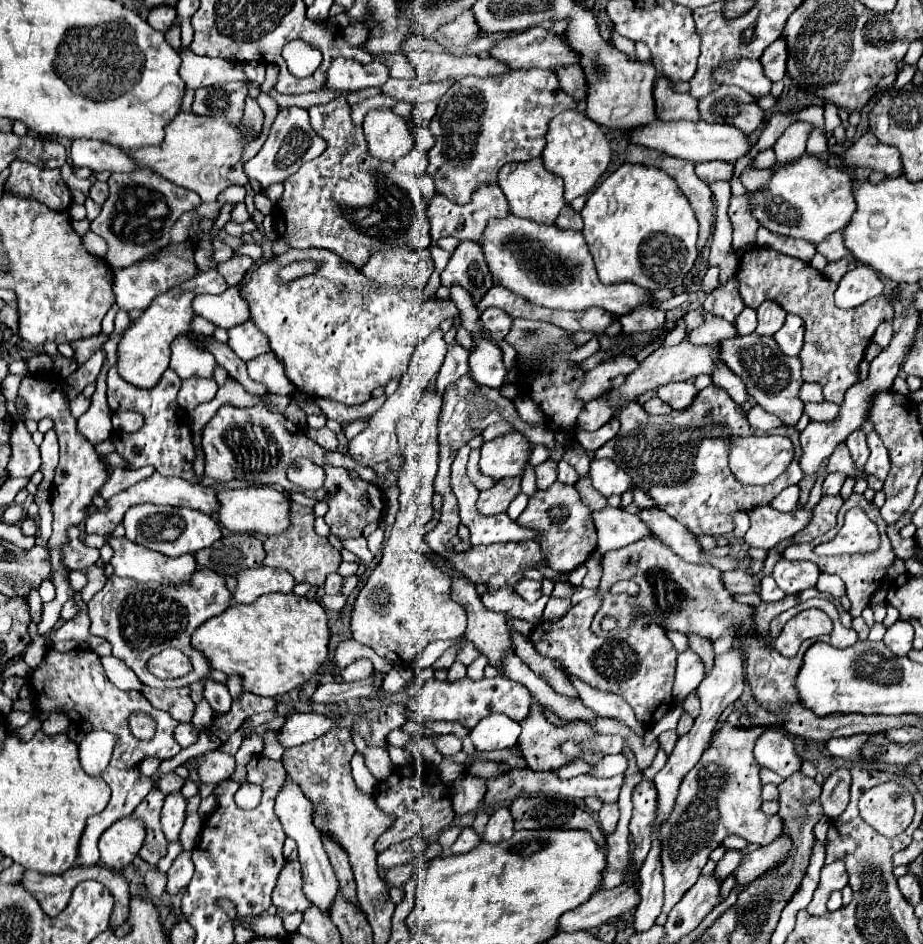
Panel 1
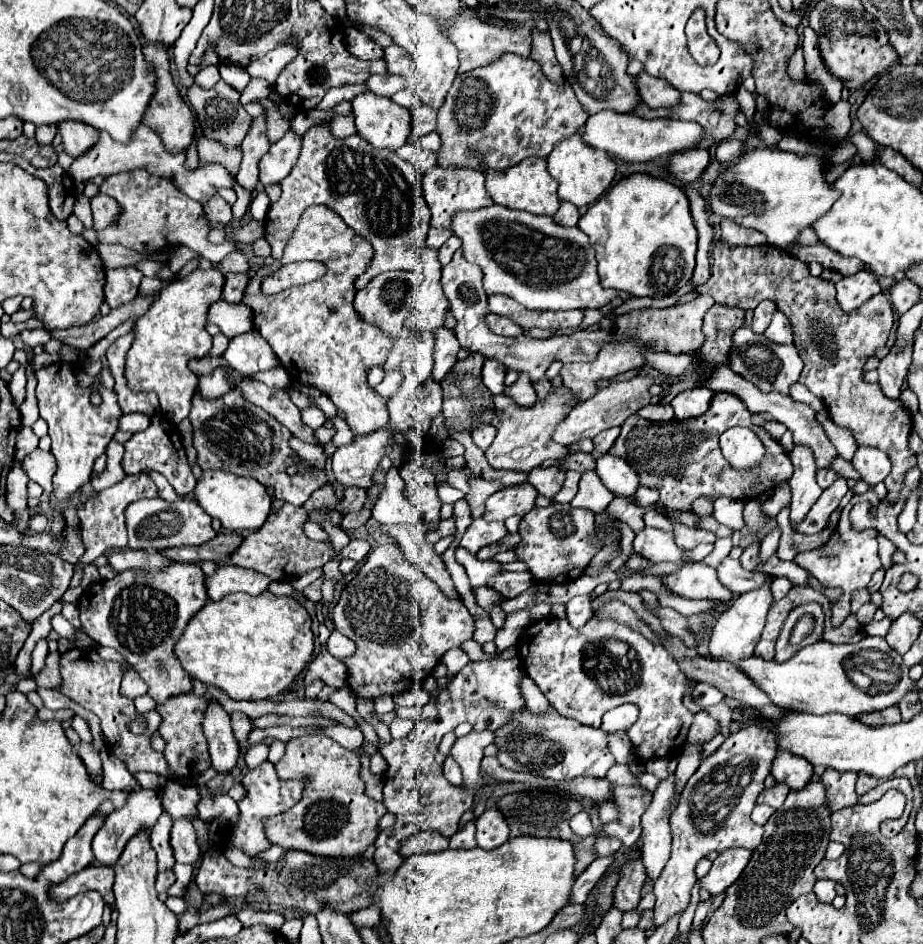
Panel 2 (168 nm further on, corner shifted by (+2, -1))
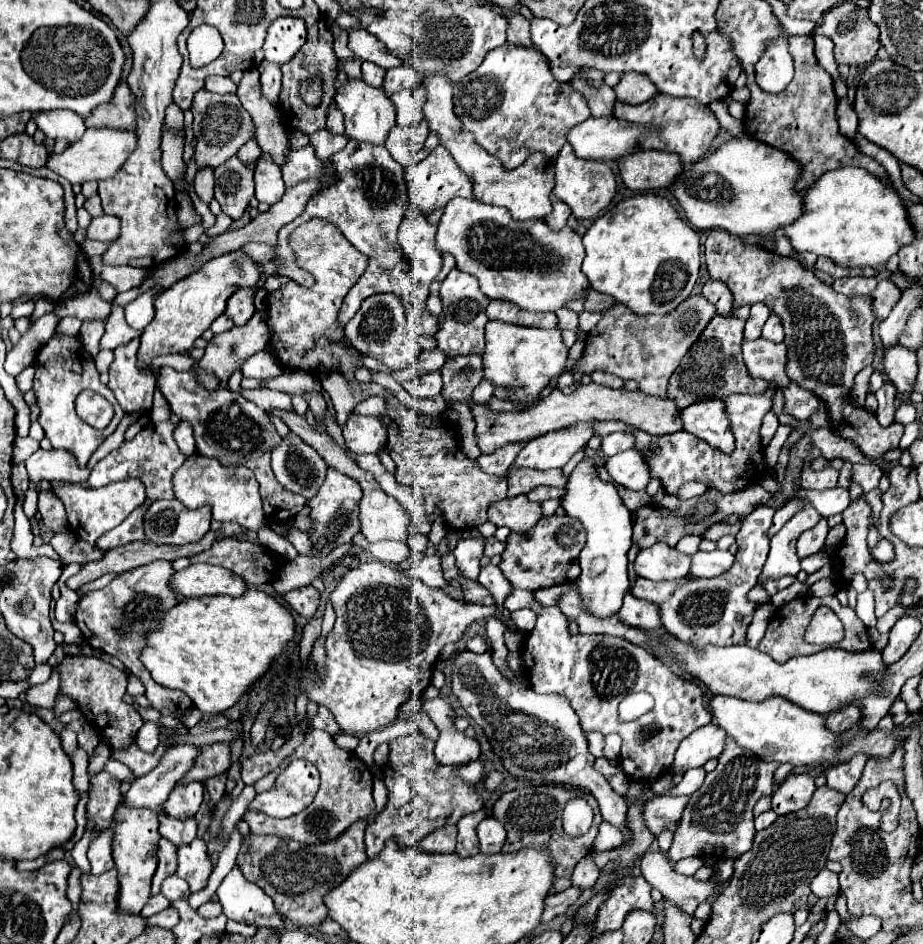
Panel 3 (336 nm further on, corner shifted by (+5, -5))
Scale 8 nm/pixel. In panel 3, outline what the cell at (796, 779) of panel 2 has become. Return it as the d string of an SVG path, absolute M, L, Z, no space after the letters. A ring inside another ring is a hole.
M790 774L772 796L772 810L776 814L790 814L806 808L814 794L814 778L810 774Z

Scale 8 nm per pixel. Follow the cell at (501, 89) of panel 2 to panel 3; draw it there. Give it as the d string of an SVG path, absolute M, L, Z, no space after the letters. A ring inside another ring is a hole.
M508 42L506 46L498 46L496 50L488 52L488 58L484 58L484 62L472 74L454 84L454 112L460 116L464 128L476 136L476 142L496 156L508 170L520 166L528 154L534 152L556 156L566 144L568 130L590 116L586 98L572 86L554 80L548 58L540 50Z

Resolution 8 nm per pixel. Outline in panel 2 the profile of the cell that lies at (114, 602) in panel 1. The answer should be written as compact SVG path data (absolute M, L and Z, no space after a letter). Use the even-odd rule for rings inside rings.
M173 562L167 570L155 572L155 574L139 574L139 572L121 572L111 580L99 580L93 586L89 586L83 596L79 598L79 612L81 612L81 628L101 646L115 648L143 678L143 682L149 686L147 694L157 702L163 704L167 698L191 692L191 678L187 676L187 670L181 666L179 658L175 658L175 644L185 632L189 620L209 602L207 594L207 576L197 564L179 564Z

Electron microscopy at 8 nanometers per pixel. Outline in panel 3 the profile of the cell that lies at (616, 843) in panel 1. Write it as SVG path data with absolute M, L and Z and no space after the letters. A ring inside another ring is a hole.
M570 886L568 890L560 892L560 894L552 894L552 896L548 896L548 898L546 898L544 912L542 912L542 922L548 924L554 916L558 916L558 914L566 914L568 908L578 900L578 896L580 896L580 890L578 890L578 888L572 888L572 886Z

